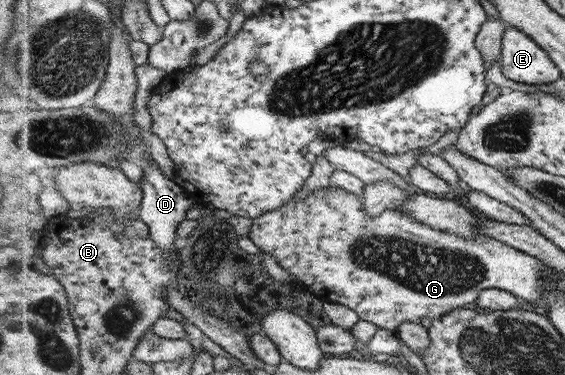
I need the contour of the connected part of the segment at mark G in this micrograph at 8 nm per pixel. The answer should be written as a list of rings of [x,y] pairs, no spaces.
[[[332,185],[328,188],[315,190],[304,199],[292,197],[280,208],[268,211],[262,216],[259,216],[254,220],[250,236],[251,240],[260,247],[262,253],[263,250],[265,250],[266,254],[272,255],[274,260],[276,260],[284,270],[289,274],[294,274],[294,276],[298,278],[301,286],[311,291],[313,294],[316,294],[323,302],[335,302],[350,307],[358,314],[360,320],[367,320],[368,322],[372,322],[372,324],[376,324],[378,328],[386,330],[396,331],[398,326],[402,325],[404,321],[420,323],[422,318],[434,320],[442,317],[443,314],[450,313],[454,309],[472,306],[484,289],[505,290],[538,307],[542,307],[545,304],[543,292],[547,287],[545,278],[549,272],[543,268],[542,260],[539,260],[534,255],[528,255],[524,251],[516,250],[515,247],[507,246],[506,243],[499,242],[499,240],[494,238],[484,238],[484,235],[482,235],[482,238],[478,238],[478,235],[474,235],[474,238],[466,238],[466,235],[457,235],[450,231],[438,230],[426,223],[413,219],[404,211],[397,211],[396,209],[385,210],[378,216],[371,217],[365,211],[362,196],[345,191],[344,189],[333,187]]]

